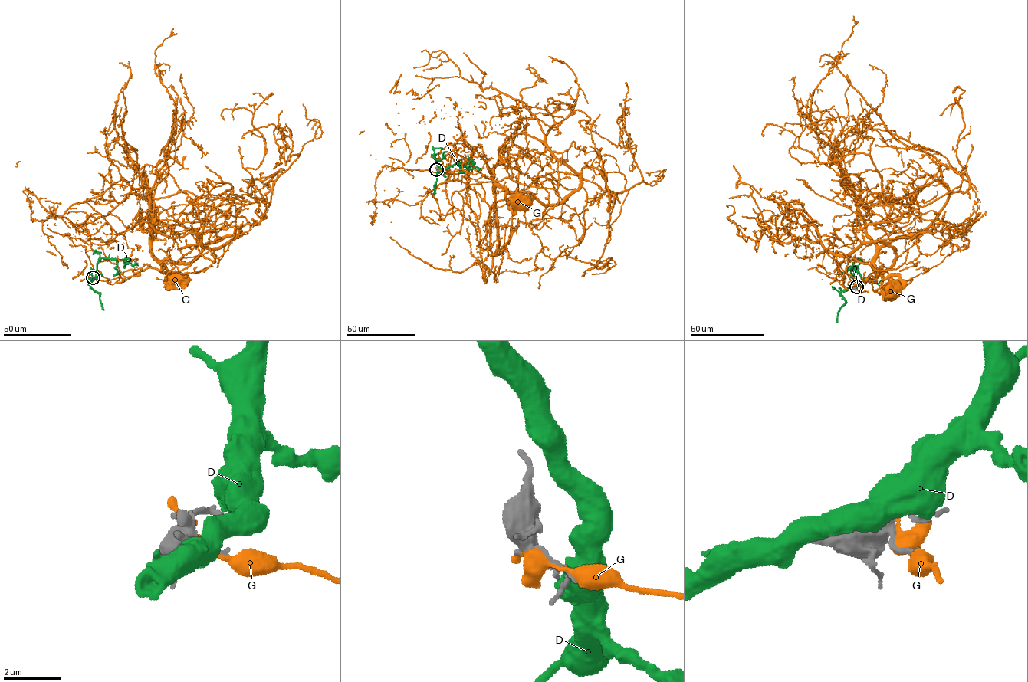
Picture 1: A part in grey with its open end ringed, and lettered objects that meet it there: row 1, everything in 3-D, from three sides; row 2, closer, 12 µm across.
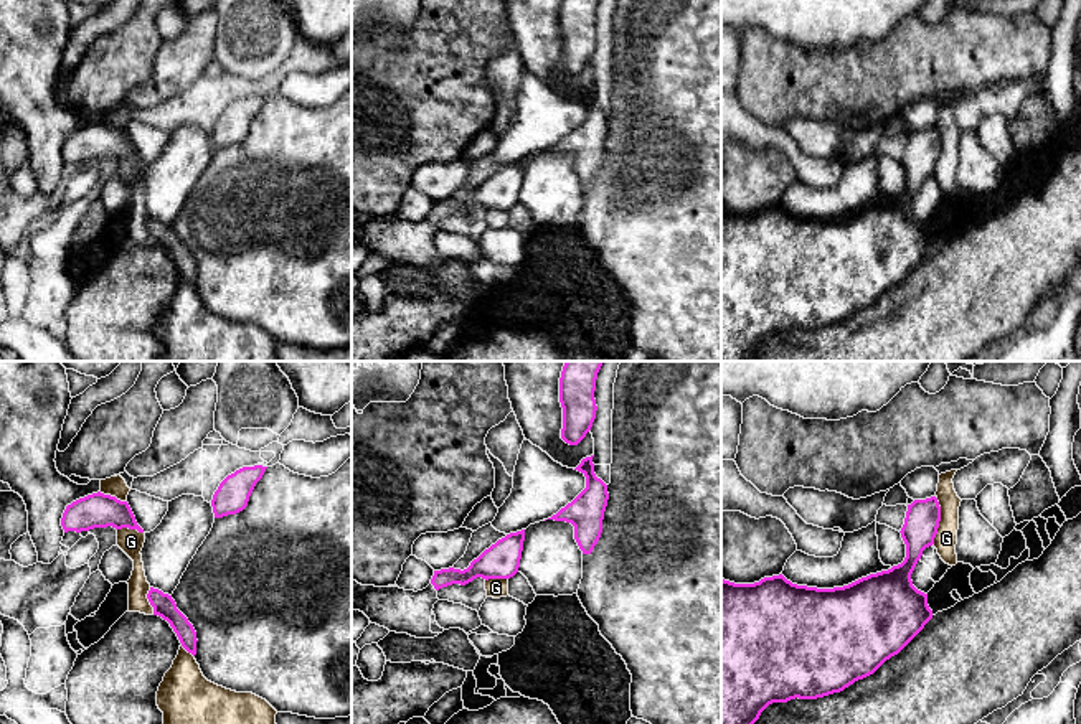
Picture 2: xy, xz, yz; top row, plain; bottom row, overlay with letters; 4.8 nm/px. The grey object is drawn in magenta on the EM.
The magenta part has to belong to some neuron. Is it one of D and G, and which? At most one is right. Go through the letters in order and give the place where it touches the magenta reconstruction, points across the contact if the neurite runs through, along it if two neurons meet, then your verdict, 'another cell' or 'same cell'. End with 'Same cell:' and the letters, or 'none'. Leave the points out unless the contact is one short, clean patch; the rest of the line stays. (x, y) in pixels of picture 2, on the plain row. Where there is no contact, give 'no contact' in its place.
D: no contact | another cell
G: yz (939, 150) | another cell
Same cell: none

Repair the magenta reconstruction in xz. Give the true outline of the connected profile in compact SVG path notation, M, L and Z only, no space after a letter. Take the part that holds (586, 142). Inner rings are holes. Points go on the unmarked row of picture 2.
M586 87L574 99L586 107L586 119L564 139L548 150L566 152L574 157L574 170L583 185L591 185L602 163L607 137L607 115L596 107L592 87Z

